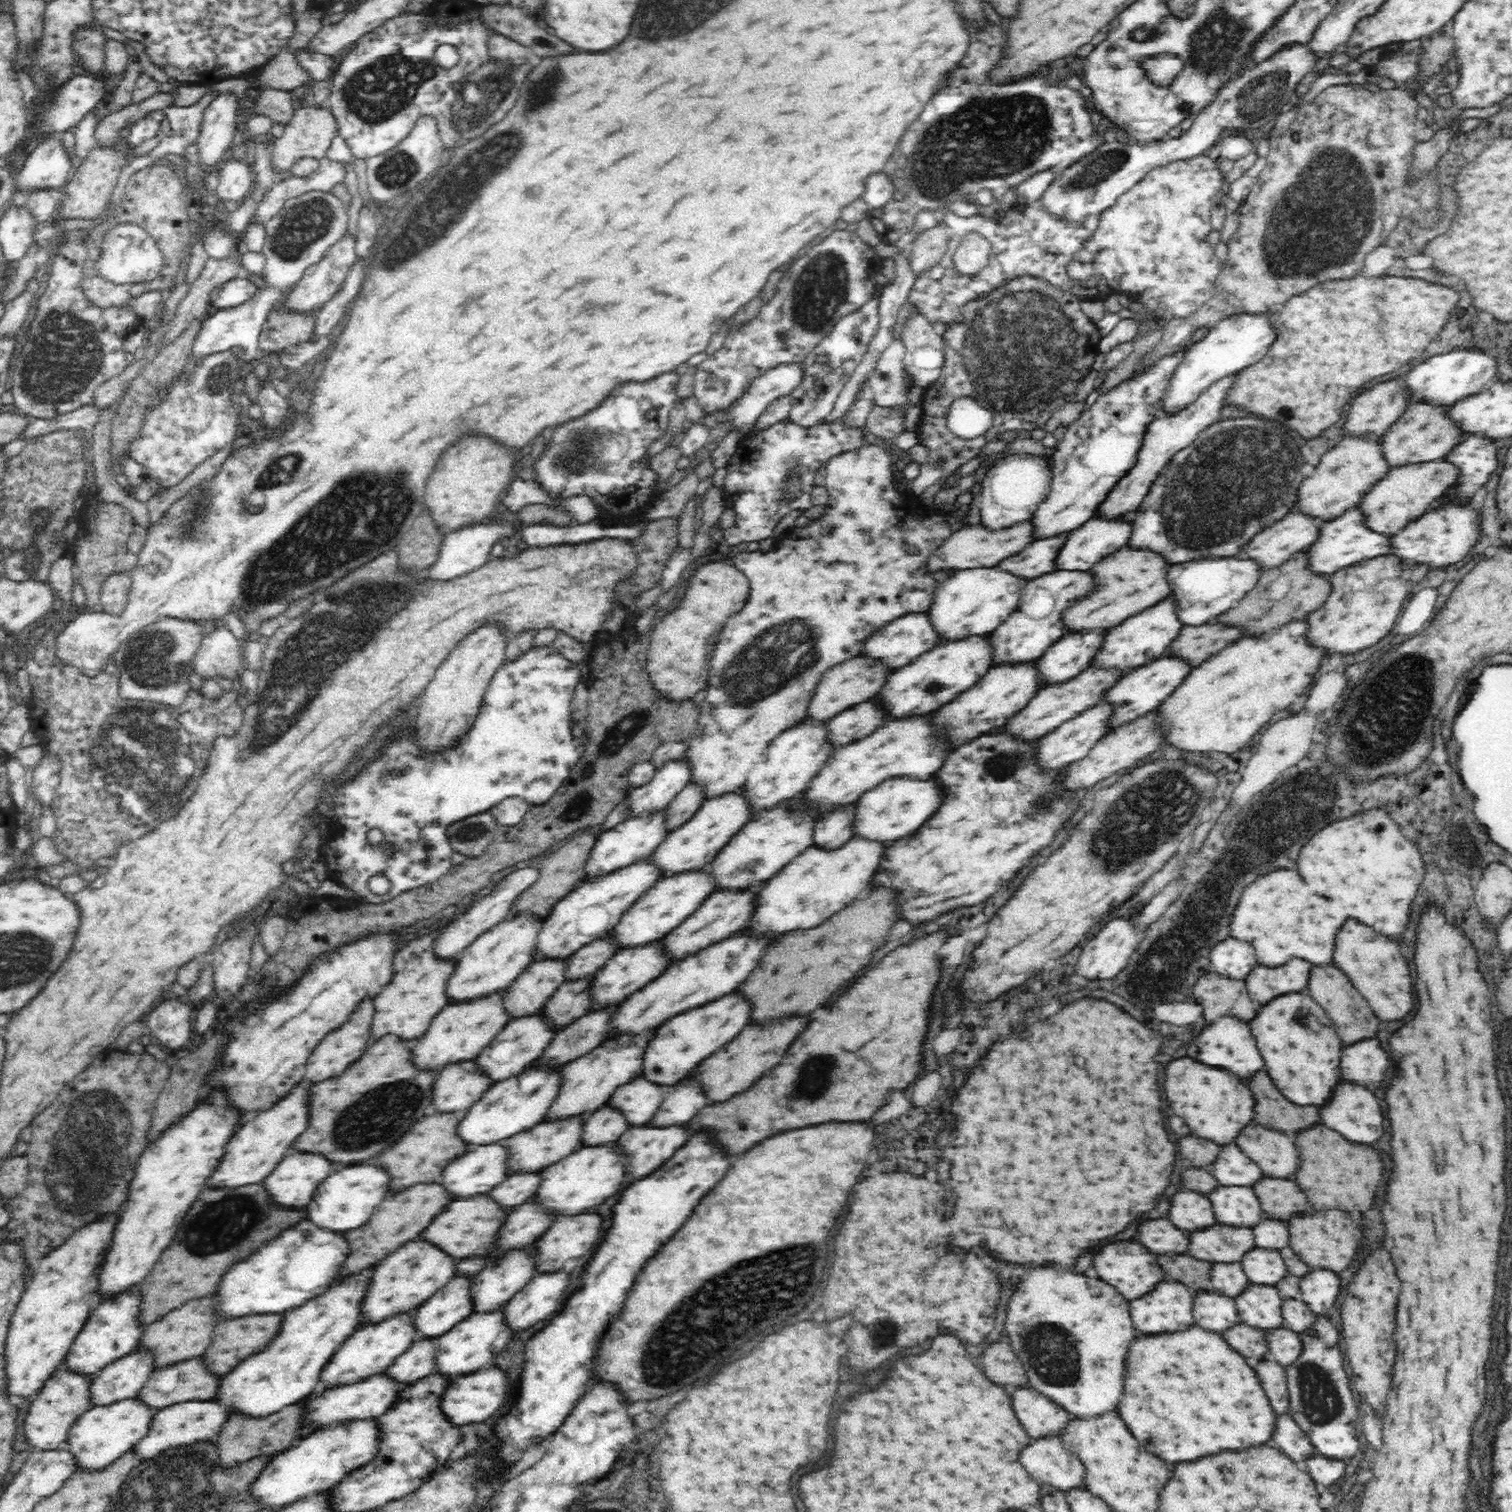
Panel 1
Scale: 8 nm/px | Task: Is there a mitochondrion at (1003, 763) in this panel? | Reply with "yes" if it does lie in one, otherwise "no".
yes

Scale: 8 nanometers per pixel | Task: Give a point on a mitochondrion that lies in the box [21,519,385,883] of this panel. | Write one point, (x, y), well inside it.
(137, 761)

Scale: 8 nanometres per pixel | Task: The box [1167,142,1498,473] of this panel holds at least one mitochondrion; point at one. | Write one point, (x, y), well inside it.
(1306, 240)

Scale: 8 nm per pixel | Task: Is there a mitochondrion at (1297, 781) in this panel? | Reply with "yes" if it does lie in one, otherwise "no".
no

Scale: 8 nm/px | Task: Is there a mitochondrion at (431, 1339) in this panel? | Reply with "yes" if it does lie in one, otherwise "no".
no

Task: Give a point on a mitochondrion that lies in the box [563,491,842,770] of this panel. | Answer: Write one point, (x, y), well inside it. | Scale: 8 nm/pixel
(783, 652)

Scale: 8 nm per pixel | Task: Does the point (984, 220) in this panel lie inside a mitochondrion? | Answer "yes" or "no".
no

